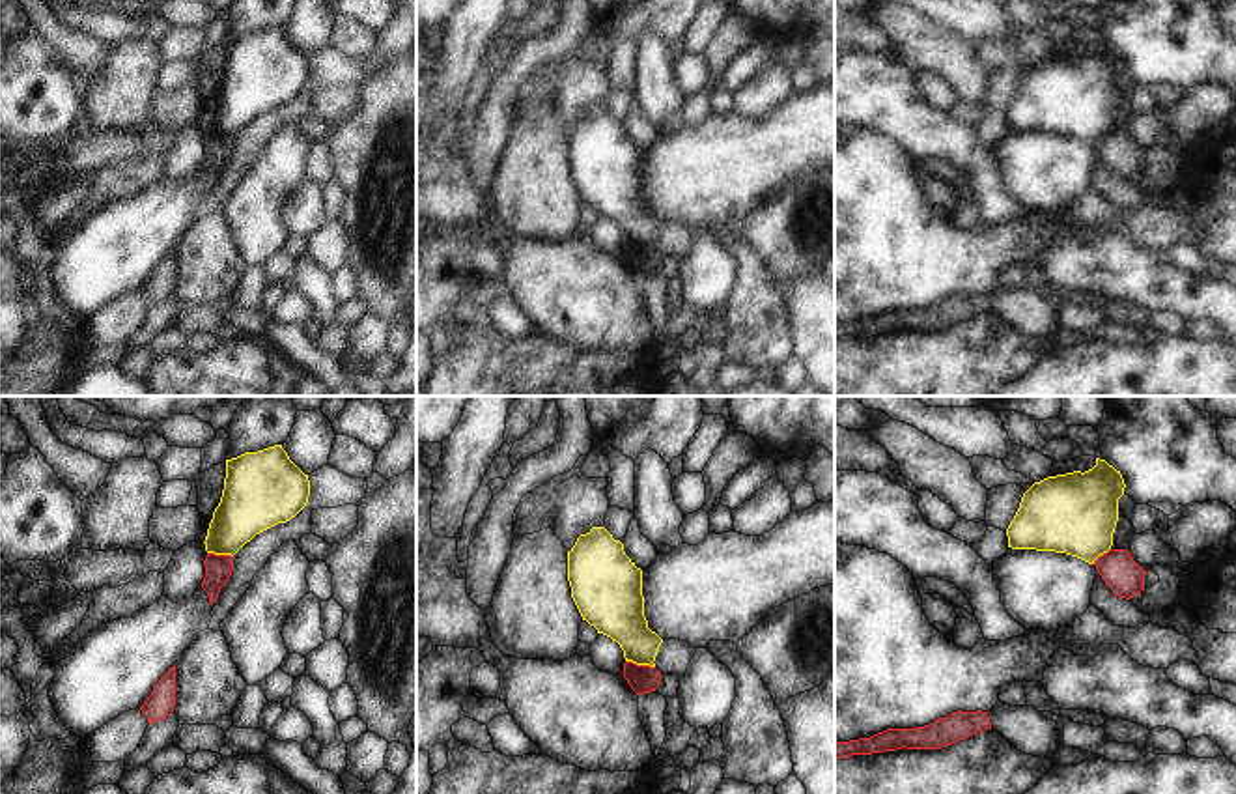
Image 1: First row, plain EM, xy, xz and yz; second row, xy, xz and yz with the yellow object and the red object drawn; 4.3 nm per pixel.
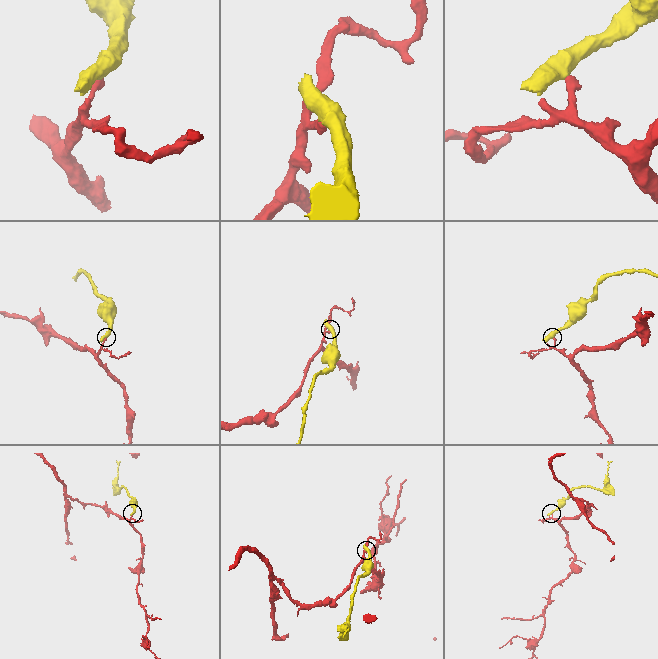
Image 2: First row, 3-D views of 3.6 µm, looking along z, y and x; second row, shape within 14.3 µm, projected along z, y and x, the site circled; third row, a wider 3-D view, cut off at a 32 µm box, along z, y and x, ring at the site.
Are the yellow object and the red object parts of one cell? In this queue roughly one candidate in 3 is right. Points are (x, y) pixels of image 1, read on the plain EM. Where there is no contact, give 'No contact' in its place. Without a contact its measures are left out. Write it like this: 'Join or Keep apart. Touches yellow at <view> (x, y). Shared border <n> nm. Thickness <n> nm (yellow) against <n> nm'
Keep apart. Touches yellow at xz (641, 245). Shared border 130 nm. Thickness 220 nm (yellow) against 130 nm.

